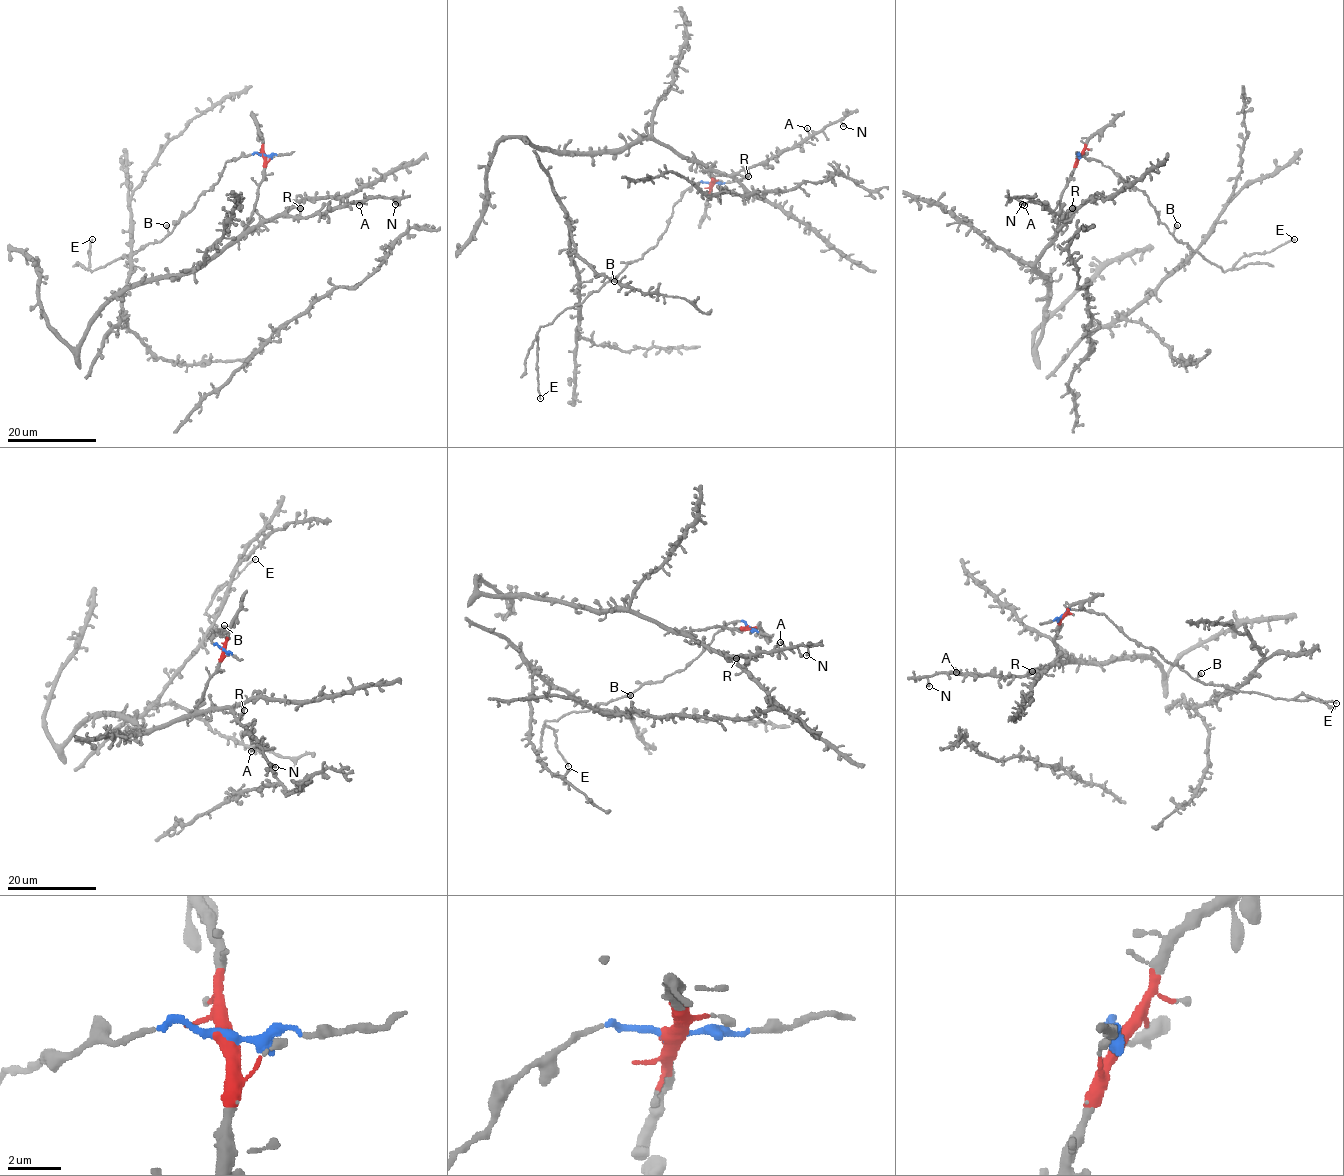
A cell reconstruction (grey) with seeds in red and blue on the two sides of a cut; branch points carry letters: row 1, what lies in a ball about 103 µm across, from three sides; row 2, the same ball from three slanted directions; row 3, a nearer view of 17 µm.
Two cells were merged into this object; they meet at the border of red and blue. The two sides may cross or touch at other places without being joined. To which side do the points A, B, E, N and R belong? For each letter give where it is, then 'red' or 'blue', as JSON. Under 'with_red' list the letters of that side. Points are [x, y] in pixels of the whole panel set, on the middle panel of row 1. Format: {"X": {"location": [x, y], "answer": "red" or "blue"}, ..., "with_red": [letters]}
{"A": {"location": [807, 128], "answer": "red"}, "B": {"location": [614, 281], "answer": "blue"}, "E": {"location": [540, 398], "answer": "blue"}, "N": {"location": [843, 126], "answer": "red"}, "R": {"location": [748, 176], "answer": "red"}, "with_red": ["A", "N", "R"]}

